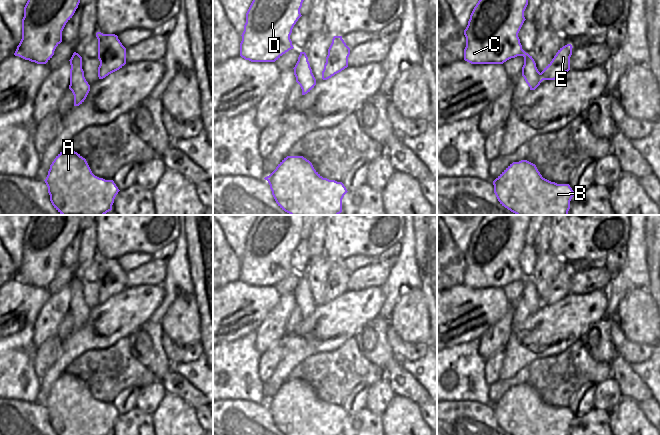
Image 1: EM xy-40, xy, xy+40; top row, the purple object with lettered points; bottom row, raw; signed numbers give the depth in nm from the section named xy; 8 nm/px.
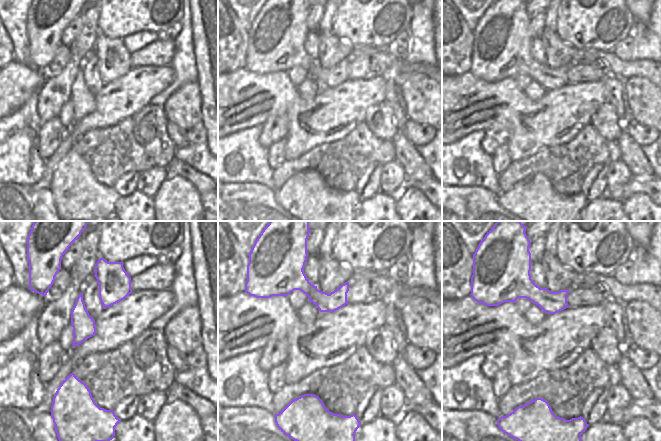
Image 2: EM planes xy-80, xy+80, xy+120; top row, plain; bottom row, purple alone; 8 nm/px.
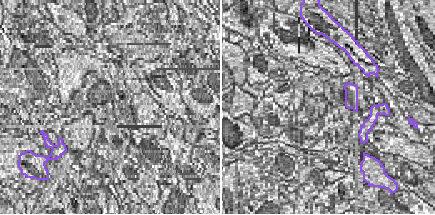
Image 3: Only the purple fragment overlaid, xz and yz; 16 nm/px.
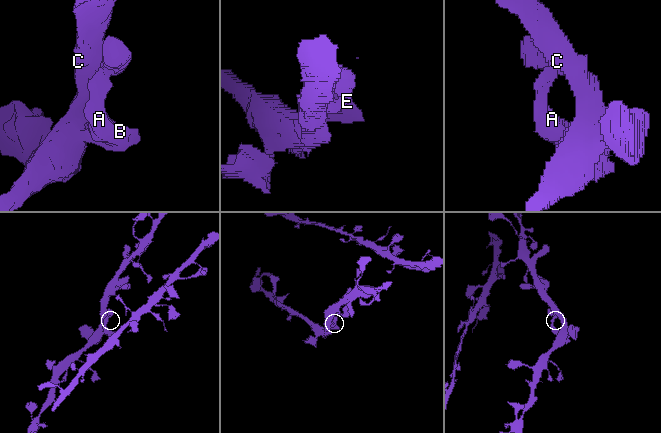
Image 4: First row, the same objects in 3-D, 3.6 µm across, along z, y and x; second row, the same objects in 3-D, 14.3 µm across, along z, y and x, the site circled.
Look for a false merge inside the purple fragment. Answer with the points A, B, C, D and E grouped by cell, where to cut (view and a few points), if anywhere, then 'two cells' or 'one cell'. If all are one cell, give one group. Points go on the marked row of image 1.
A B C D E; no cut; one cell

